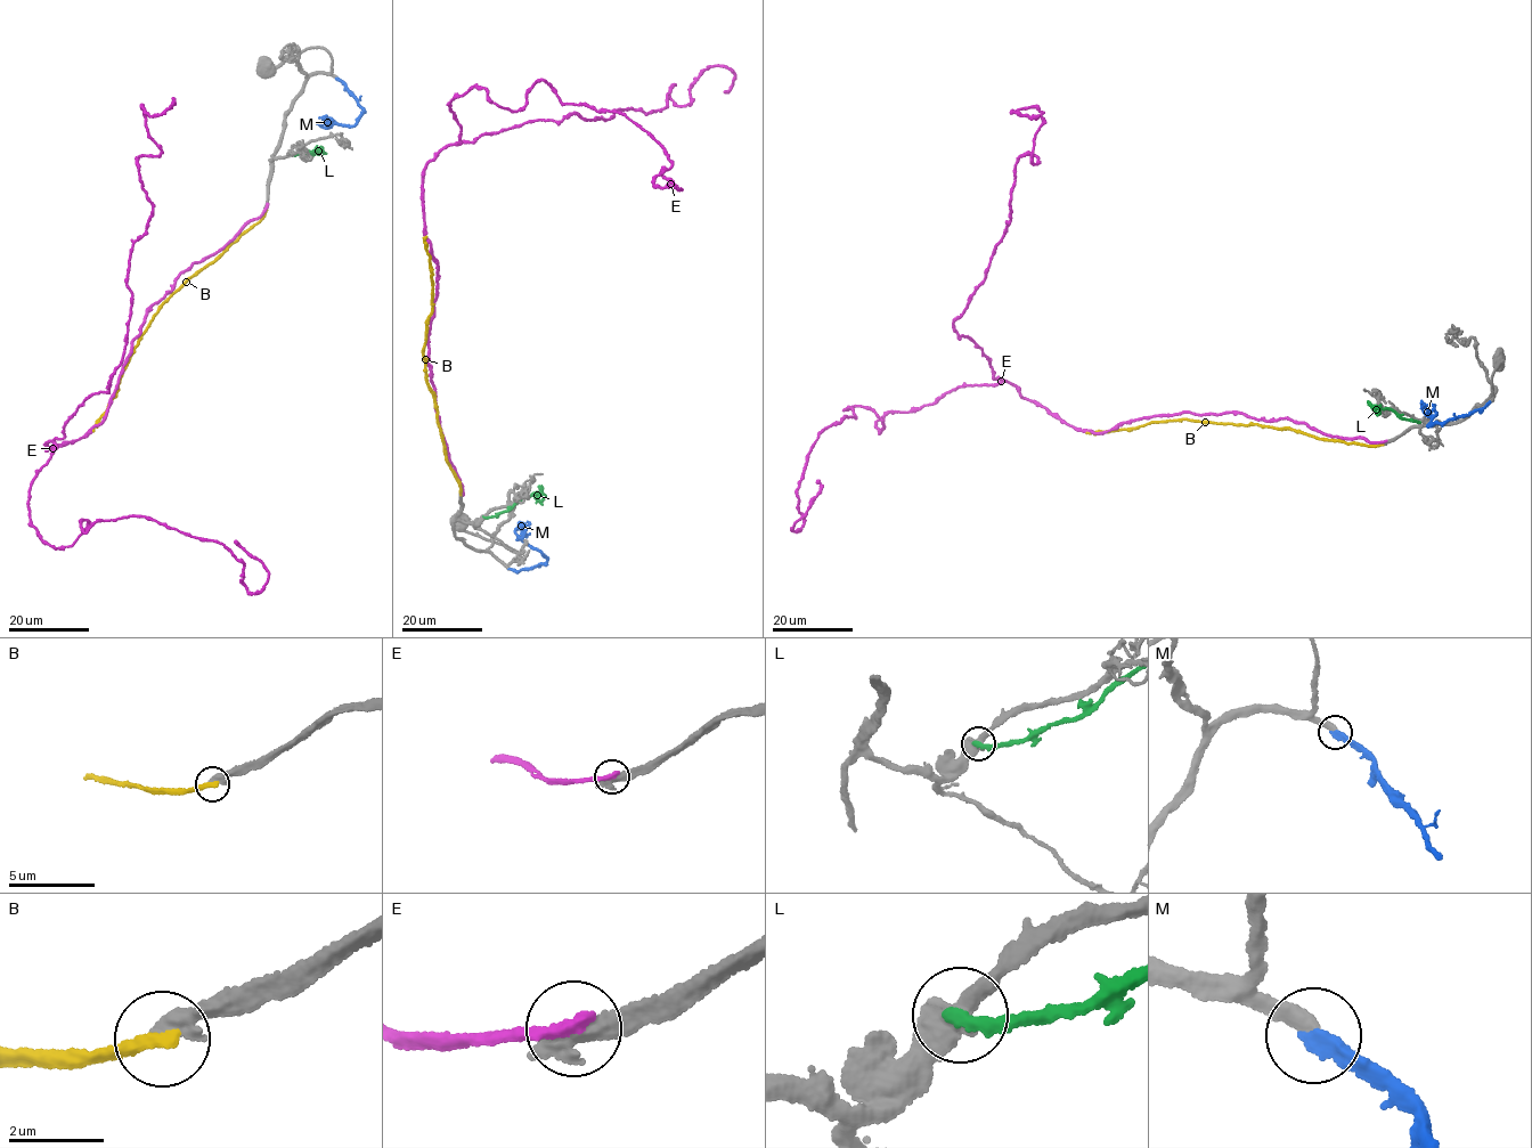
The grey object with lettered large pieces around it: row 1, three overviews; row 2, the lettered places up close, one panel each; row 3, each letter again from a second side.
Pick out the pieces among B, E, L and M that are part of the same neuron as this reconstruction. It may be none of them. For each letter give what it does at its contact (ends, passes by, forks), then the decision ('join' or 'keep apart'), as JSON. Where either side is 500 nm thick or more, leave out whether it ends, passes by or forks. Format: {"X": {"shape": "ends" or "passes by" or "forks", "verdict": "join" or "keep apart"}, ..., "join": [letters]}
{"B": {"shape": "ends", "verdict": "keep apart"}, "E": {"shape": "ends", "verdict": "keep apart"}, "L": {"shape": "ends", "verdict": "keep apart"}, "M": {"shape": "ends", "verdict": "join"}, "join": ["M"]}

